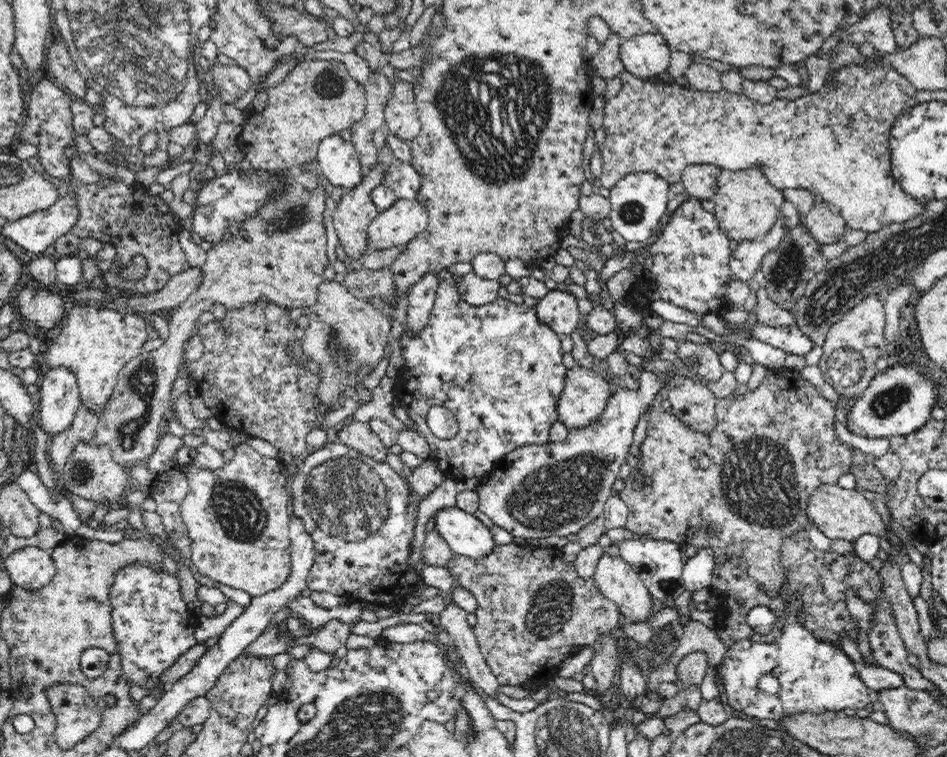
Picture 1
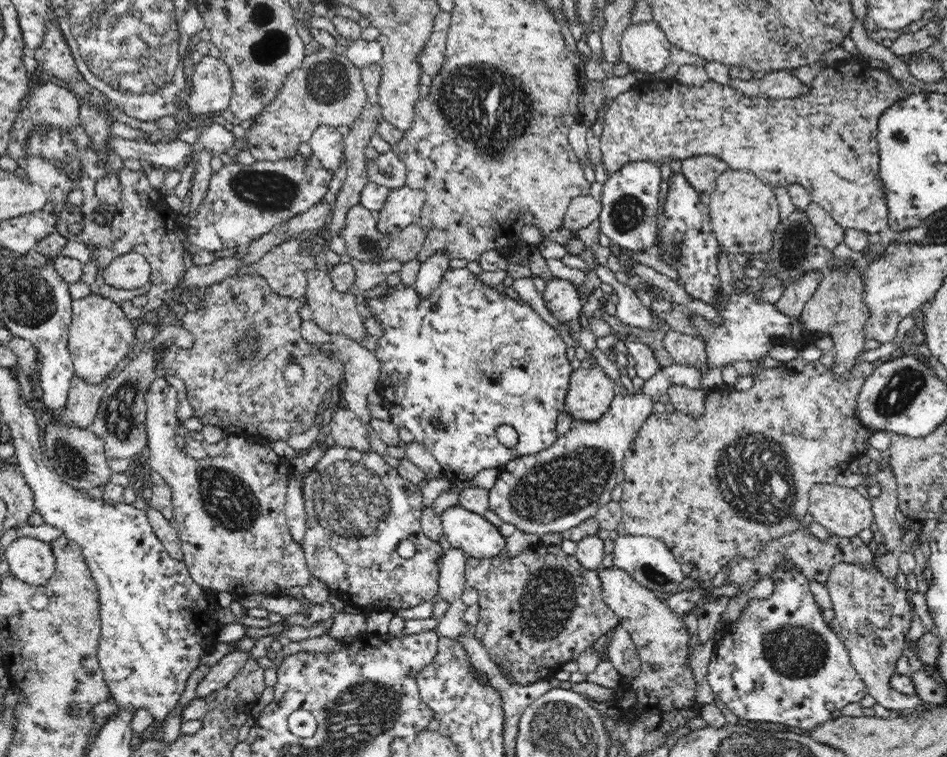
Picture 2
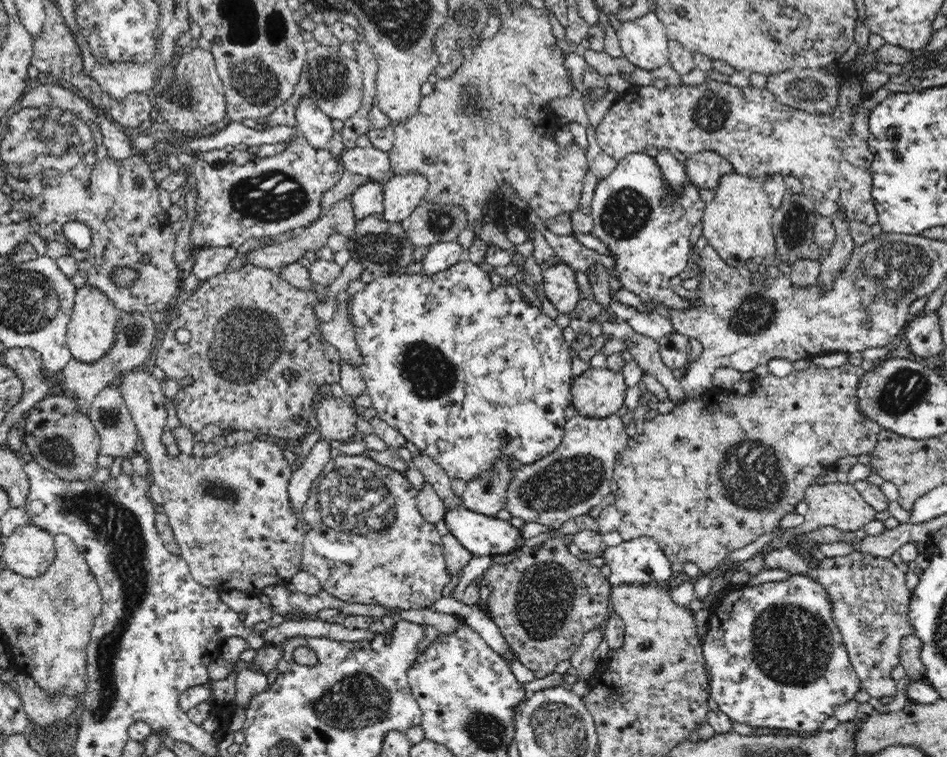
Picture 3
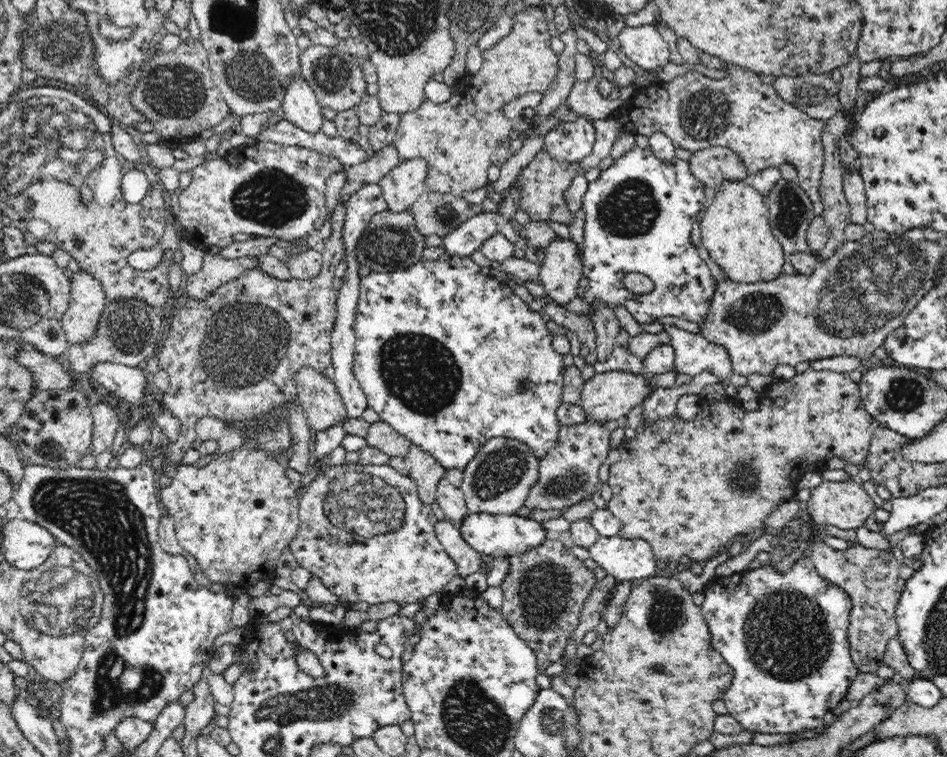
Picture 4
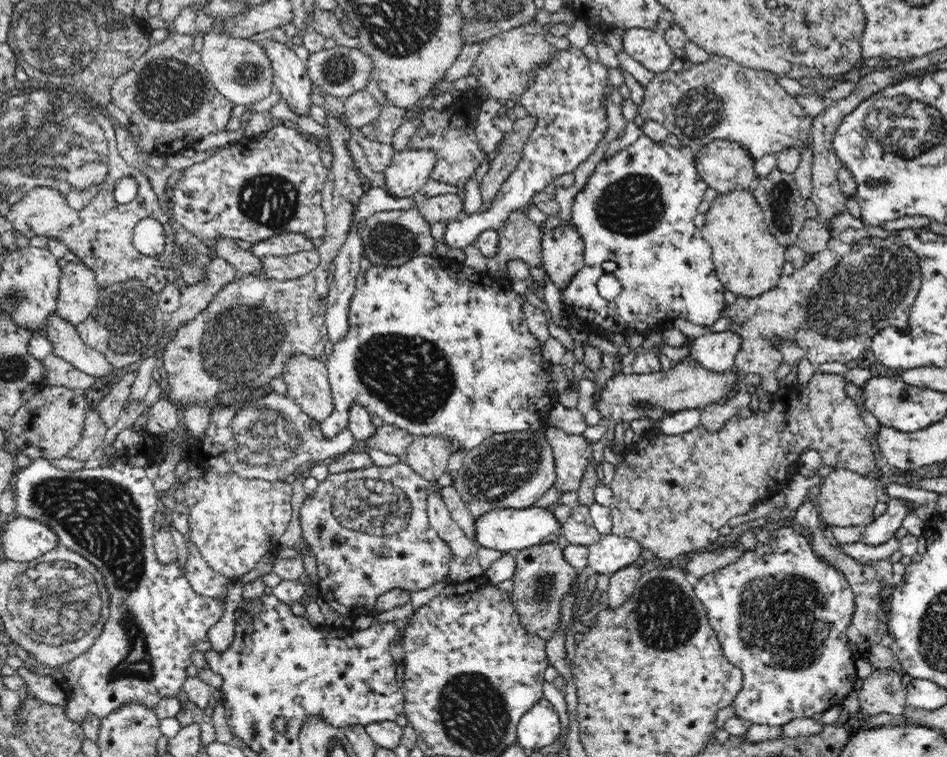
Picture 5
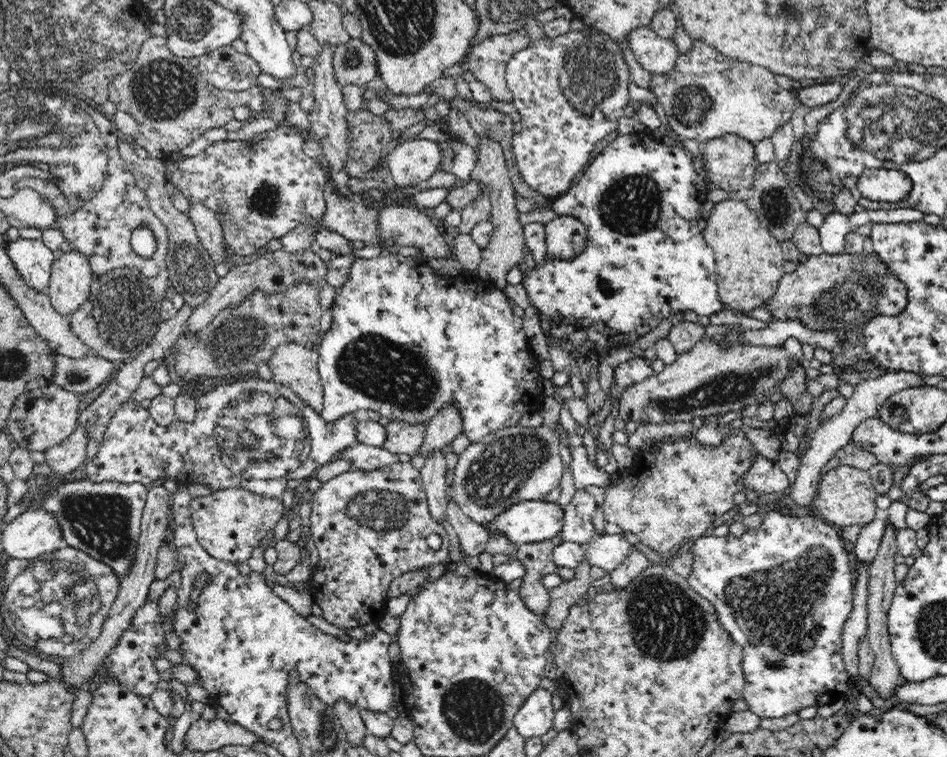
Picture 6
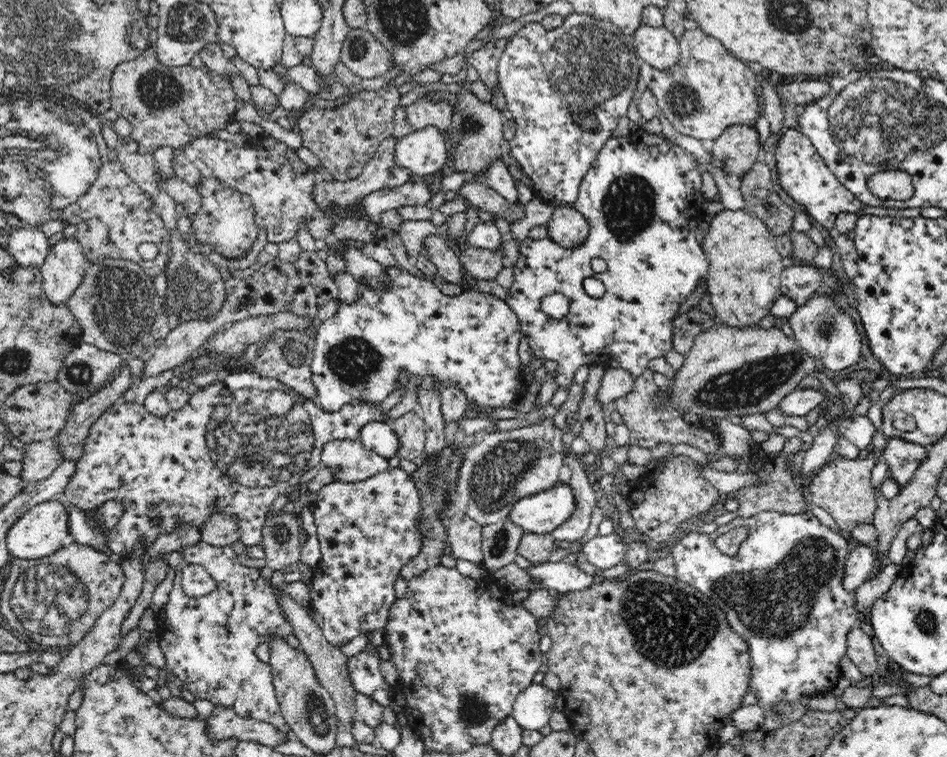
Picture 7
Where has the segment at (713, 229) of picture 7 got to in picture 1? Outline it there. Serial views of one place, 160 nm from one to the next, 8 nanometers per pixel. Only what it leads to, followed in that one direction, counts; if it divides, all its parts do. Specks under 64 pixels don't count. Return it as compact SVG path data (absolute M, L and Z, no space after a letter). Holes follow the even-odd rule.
M757 167L738 171L721 170L717 185L712 198L715 203L713 215L720 230L736 242L764 236L776 222L785 201L783 190L776 188Z

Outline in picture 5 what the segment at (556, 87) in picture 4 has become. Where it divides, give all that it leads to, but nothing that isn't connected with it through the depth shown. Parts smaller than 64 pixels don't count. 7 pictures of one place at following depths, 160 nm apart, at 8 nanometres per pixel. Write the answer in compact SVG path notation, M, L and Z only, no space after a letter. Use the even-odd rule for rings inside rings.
M529 114L524 119L516 119L512 131L505 134L499 152L492 162L492 168L482 178L480 185L484 208L494 200L502 183L516 170L527 138L533 133L536 124L537 118Z

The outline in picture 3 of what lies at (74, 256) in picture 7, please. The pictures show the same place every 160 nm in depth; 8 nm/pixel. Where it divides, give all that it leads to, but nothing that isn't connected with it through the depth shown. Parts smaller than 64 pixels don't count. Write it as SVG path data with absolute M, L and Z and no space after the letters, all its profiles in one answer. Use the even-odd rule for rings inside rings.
M88 284L78 289L67 326L67 345L73 359L83 364L94 364L102 360L115 345L119 314L120 310L100 289Z

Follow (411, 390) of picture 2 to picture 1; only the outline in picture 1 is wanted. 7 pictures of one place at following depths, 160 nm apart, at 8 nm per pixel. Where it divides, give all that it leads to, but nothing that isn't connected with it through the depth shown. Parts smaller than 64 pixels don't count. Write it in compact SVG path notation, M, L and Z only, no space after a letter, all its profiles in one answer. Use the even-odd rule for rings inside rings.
M447 276L442 282L439 283L437 288L437 295L435 296L434 306L431 310L431 315L426 325L426 328L419 334L419 337L412 339L410 335L404 333L400 338L400 346L402 346L402 356L406 361L403 374L399 377L402 388L400 388L400 396L403 398L403 406L408 410L408 416L416 422L418 428L415 430L420 433L424 439L427 440L430 450L432 452L432 460L443 470L448 478L457 480L465 480L467 478L482 478L488 470L494 466L494 463L500 458L504 458L511 450L521 446L528 445L542 445L550 440L550 430L557 422L556 404L560 394L565 388L565 375L567 369L562 363L563 350L560 347L560 338L558 333L555 333L546 323L541 323L540 319L536 316L535 307L528 307L524 303L521 305L512 302L509 299L502 299L486 303L482 306L472 306L460 297L458 289L456 289L456 280L458 276ZM432 405L442 405L454 413L459 425L459 432L454 438L440 439L430 431L428 422L426 421L428 409Z

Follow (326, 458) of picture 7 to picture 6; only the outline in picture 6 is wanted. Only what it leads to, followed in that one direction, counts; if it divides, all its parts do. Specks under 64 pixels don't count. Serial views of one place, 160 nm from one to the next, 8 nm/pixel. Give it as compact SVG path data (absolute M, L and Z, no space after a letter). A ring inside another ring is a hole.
M358 442L340 453L339 458L353 460L353 469L366 471L383 469L399 460L398 454L384 447L368 446Z

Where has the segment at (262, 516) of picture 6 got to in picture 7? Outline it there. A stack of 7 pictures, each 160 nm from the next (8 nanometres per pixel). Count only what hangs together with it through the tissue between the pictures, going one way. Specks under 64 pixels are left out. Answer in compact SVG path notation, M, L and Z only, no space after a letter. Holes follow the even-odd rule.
M214 512L198 527L201 540L206 546L231 546L240 541L239 518L223 512Z

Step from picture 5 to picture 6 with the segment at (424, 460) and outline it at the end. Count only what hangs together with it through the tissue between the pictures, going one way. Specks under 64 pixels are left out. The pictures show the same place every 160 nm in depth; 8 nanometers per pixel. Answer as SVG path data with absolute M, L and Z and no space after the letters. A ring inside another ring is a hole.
M458 407L442 408L426 424L424 442L420 444L418 454L409 459L418 470L422 470L428 457L441 453L442 448L446 448L462 433L462 416L458 410Z

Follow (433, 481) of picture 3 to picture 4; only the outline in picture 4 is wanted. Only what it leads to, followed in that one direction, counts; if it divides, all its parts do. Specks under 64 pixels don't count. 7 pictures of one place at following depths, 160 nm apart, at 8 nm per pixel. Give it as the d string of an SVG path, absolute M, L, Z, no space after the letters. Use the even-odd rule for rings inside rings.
M446 476L438 480L436 499L445 518L450 520L456 528L460 526L462 518L470 513L465 502L465 494L461 489L448 483Z

